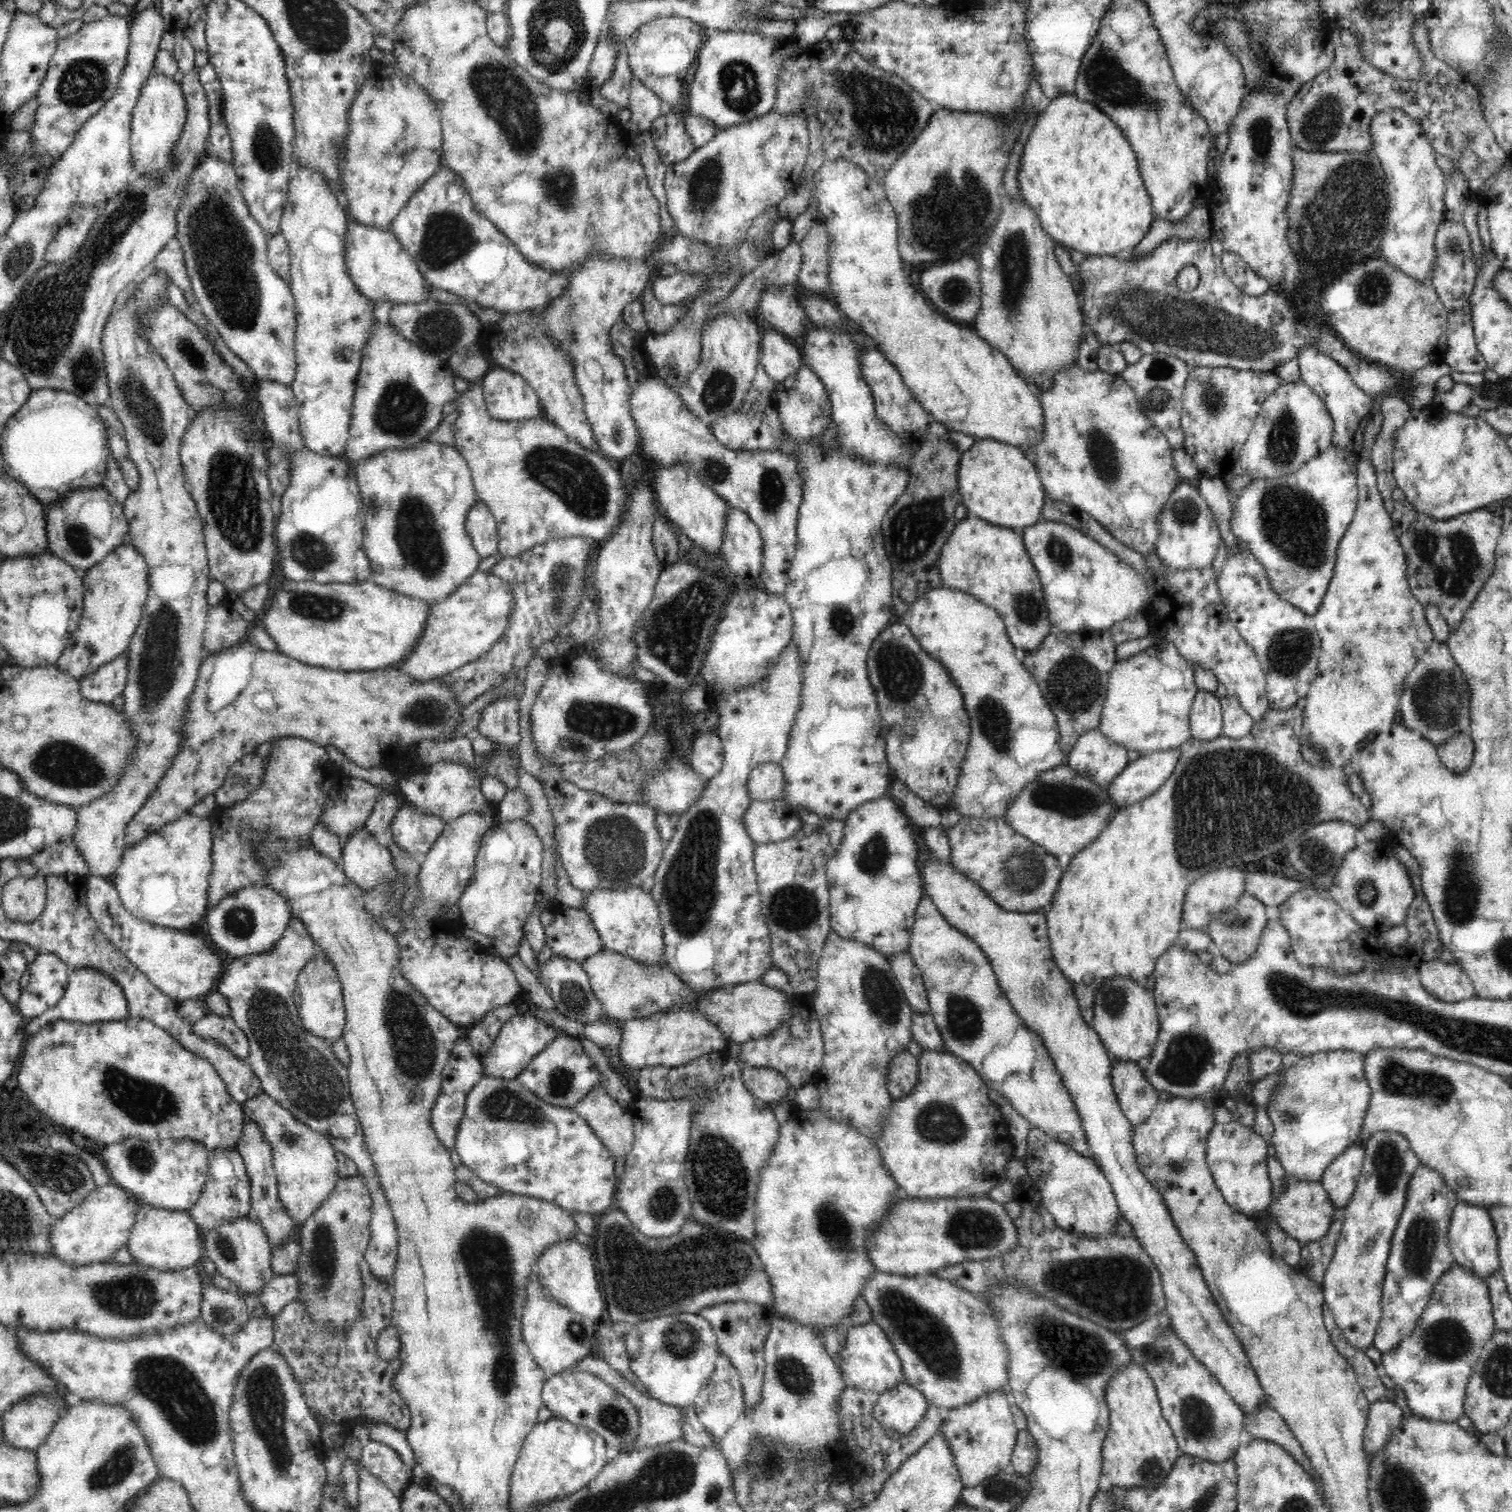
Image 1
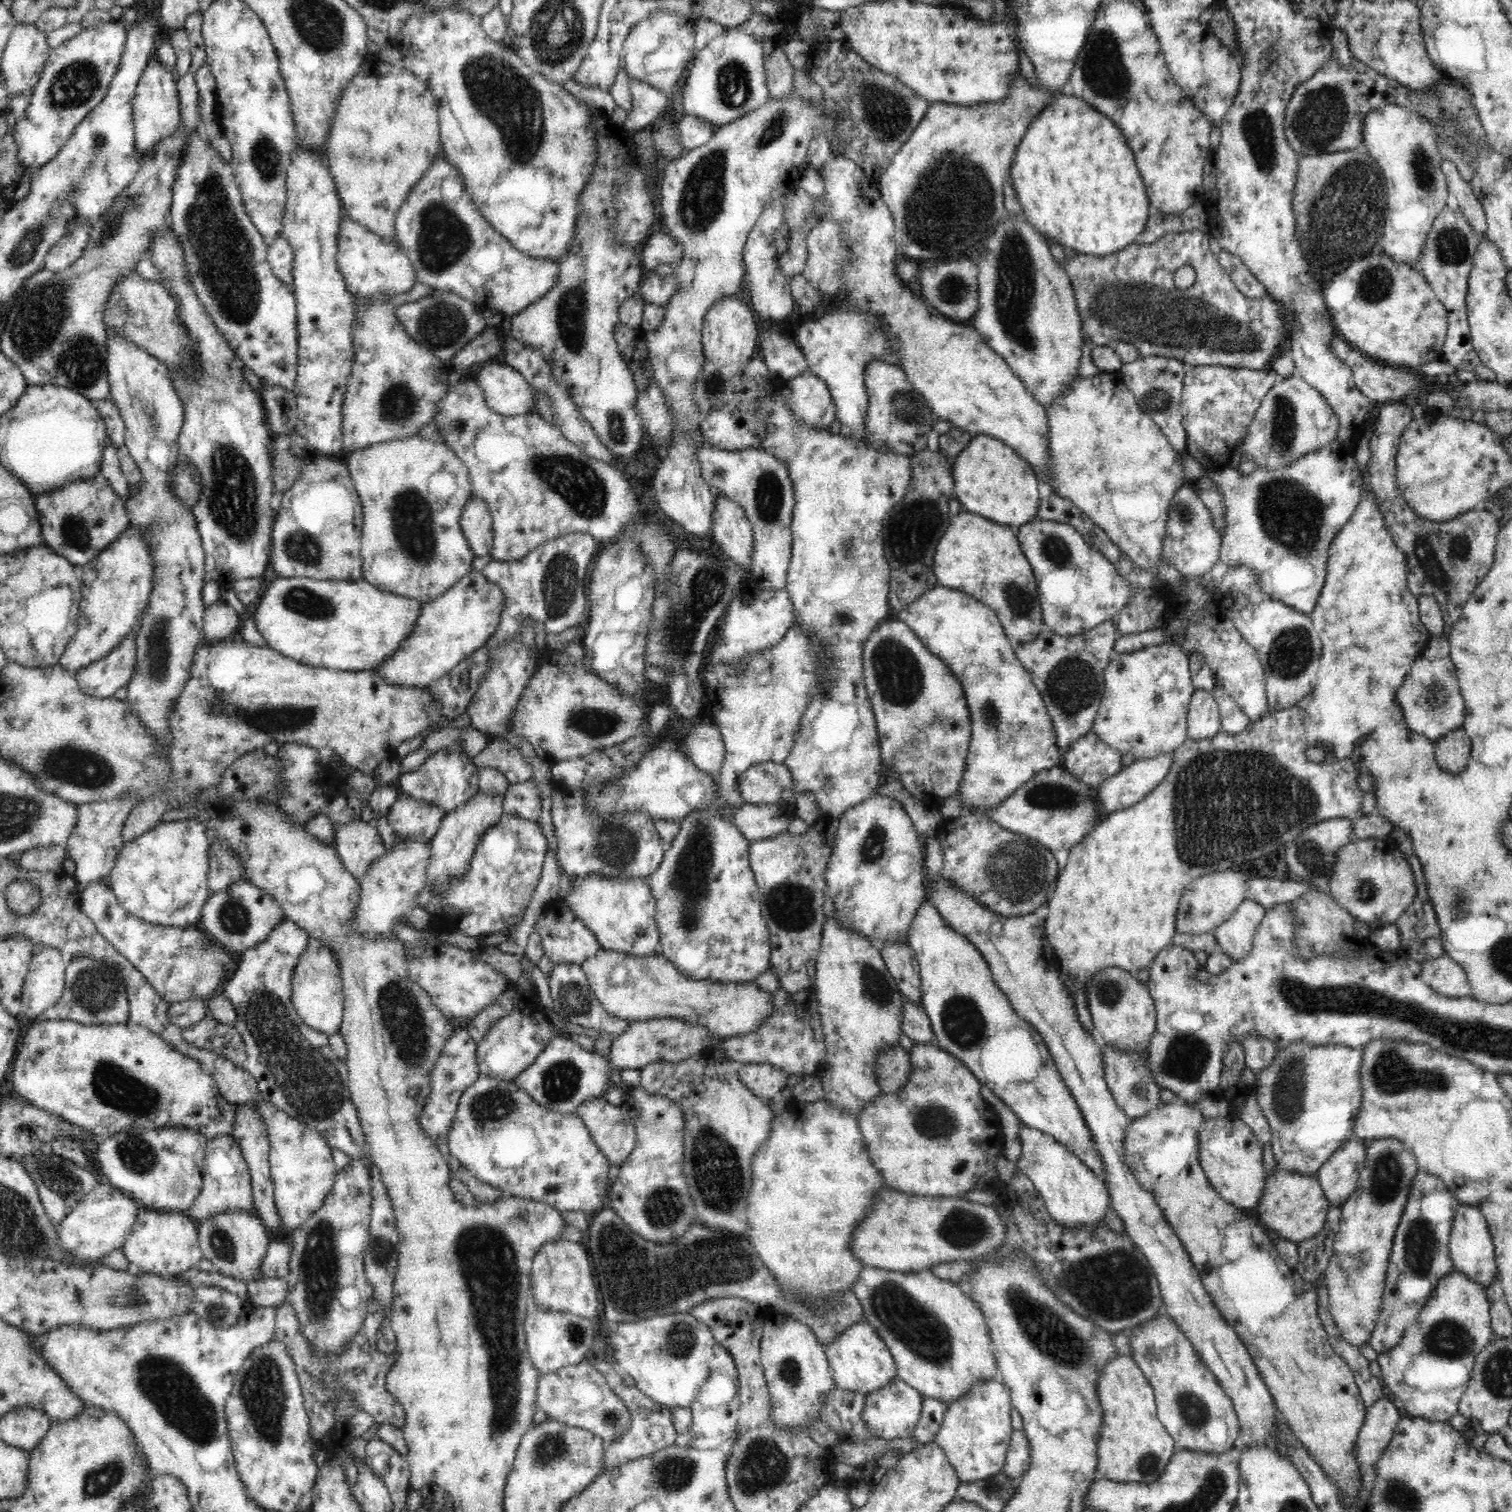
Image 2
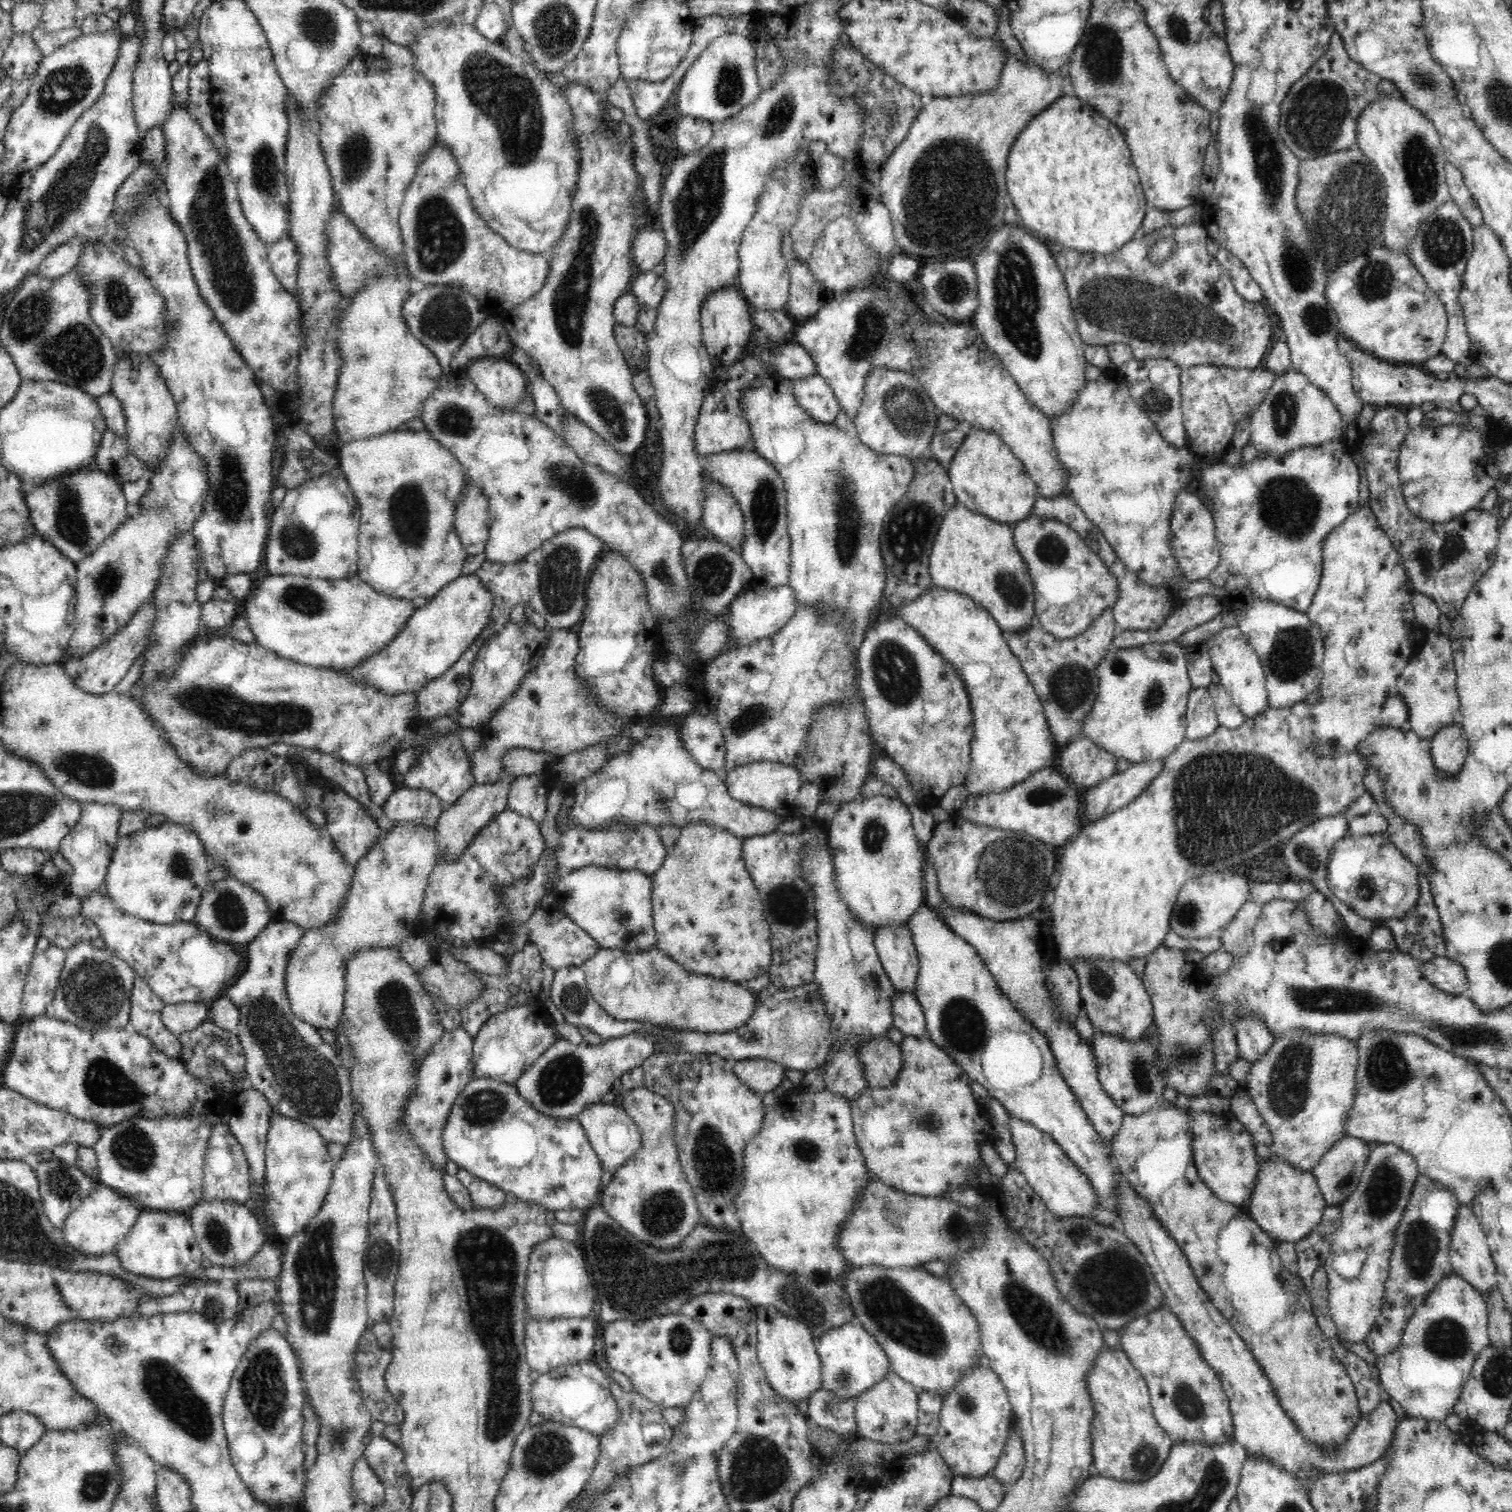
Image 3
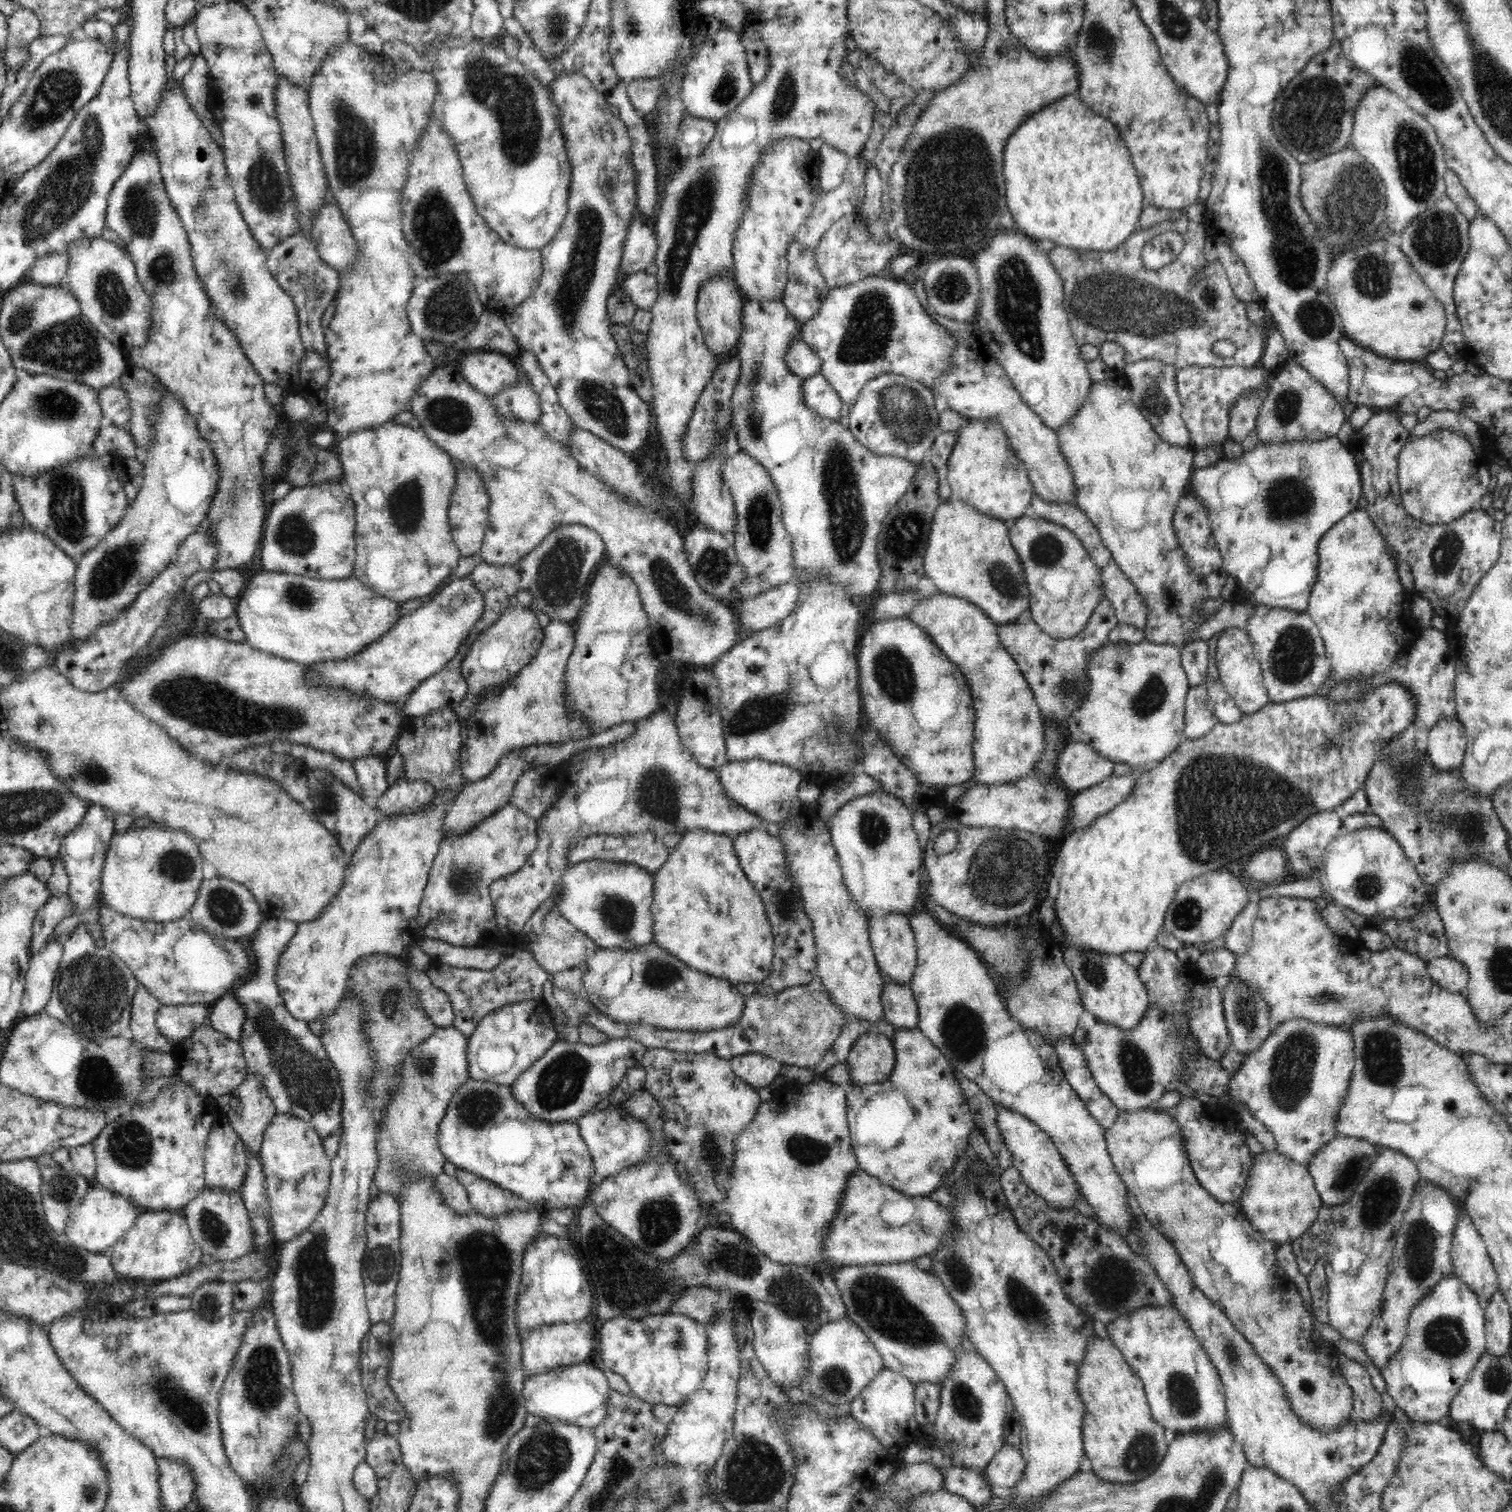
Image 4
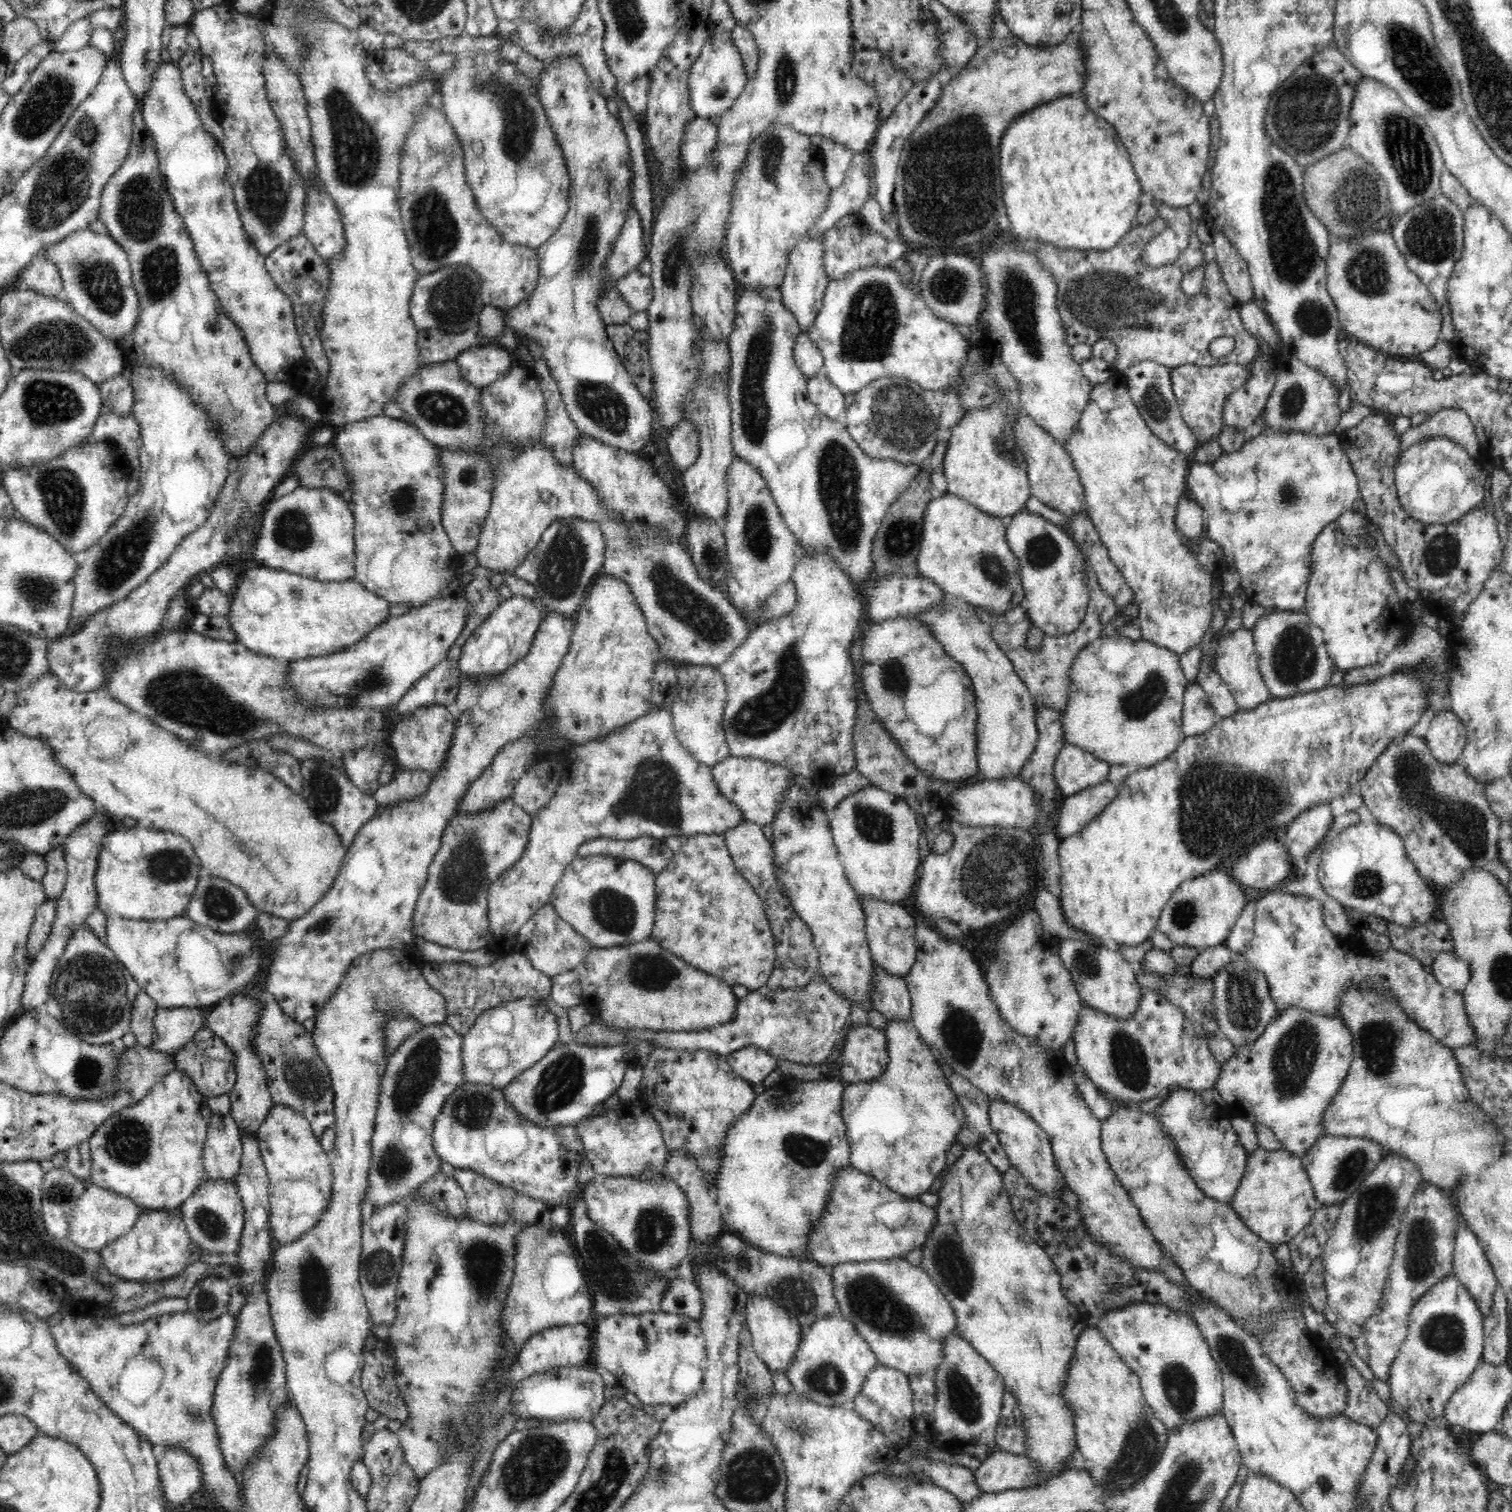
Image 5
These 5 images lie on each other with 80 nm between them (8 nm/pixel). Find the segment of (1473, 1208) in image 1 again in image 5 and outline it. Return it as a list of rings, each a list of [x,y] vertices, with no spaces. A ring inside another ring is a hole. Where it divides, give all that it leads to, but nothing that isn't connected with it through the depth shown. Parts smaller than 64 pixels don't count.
[[[1460,1223],[1454,1240],[1453,1274],[1469,1290],[1471,1297],[1476,1301],[1480,1313],[1486,1318],[1490,1315],[1497,1281],[1493,1266],[1490,1264],[1485,1250],[1482,1248],[1478,1237],[1470,1227]]]

